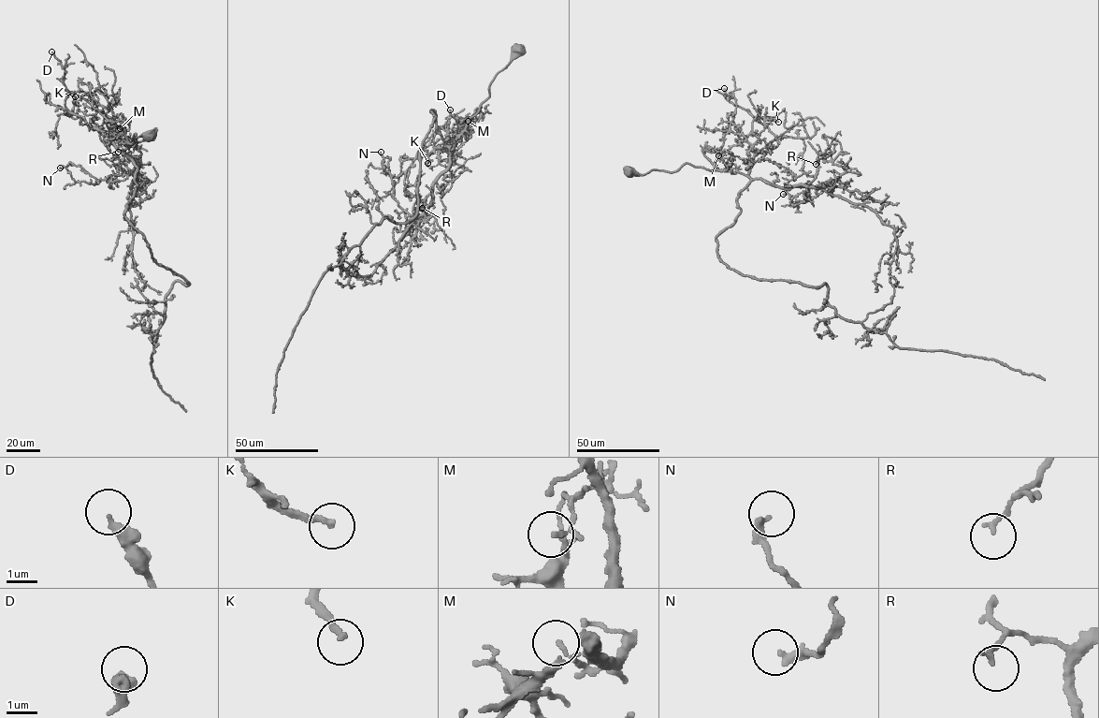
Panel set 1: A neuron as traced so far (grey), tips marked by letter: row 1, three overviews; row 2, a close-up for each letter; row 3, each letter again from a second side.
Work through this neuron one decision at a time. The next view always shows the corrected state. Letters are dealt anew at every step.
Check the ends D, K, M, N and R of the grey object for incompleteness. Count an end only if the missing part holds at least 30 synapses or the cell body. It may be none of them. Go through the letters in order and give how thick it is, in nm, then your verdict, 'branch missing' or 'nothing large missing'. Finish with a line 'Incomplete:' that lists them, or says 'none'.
D: 280 nm | nothing large missing
K: 190 nm | nothing large missing
M: 140 nm | nothing large missing
N: 280 nm | nothing large missing
R: 150 nm | nothing large missing
Incomplete: none

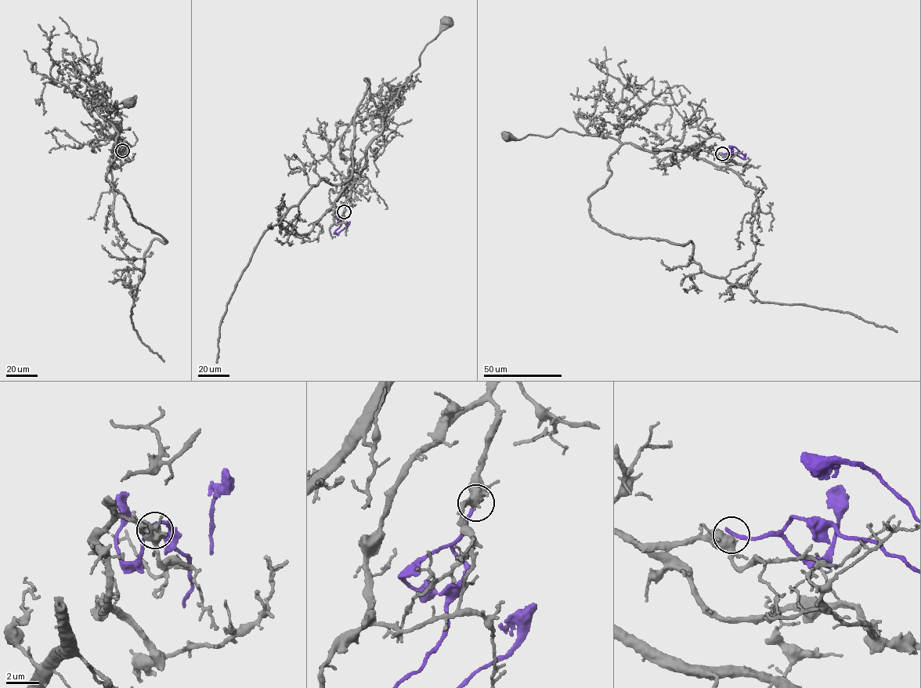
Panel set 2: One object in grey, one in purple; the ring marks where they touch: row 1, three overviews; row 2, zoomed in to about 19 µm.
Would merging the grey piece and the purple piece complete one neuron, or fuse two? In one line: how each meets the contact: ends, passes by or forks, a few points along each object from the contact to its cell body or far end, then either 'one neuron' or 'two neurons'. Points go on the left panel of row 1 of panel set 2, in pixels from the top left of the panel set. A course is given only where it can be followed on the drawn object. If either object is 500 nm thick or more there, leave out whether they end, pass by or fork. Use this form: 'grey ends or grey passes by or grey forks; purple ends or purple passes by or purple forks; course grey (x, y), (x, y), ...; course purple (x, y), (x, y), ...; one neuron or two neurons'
grey forks; purple ends; course grey (122, 150), (112, 137), (117, 128), (106, 116), (115, 101), (116, 106), (128, 107), (130, 101); course purple (122, 150), (126, 154), (124, 159), (128, 145); two neurons

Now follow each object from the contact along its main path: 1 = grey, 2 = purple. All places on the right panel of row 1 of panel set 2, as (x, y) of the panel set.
1: (722, 153), (688, 148), (650, 151), (611, 138), (561, 128), (547, 136), (514, 139), (507, 135)
2: (722, 153), (731, 152), (743, 157), (745, 155), (734, 147), (728, 146)

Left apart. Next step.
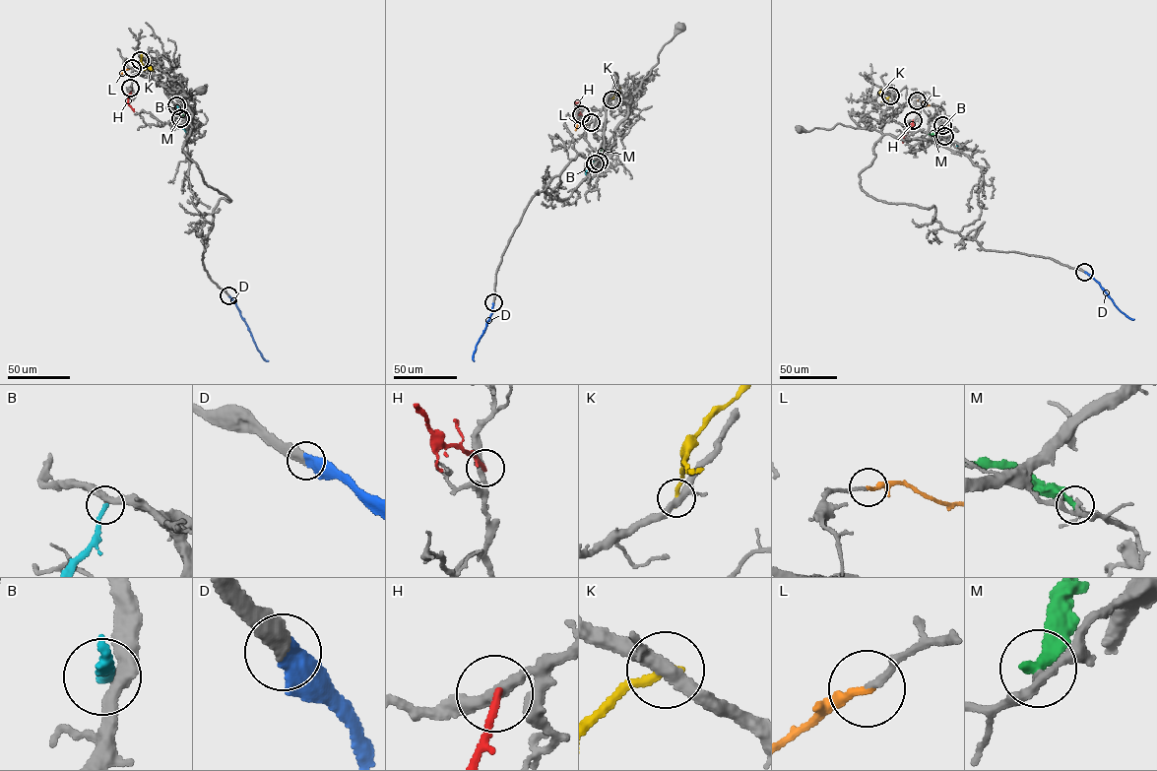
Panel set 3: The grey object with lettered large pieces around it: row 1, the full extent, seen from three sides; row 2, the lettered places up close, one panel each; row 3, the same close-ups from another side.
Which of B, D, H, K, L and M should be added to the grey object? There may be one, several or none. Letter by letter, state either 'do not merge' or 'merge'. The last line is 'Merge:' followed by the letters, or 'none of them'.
B: do not merge
D: merge
H: do not merge
K: do not merge
L: merge
M: do not merge
Merge: D, L

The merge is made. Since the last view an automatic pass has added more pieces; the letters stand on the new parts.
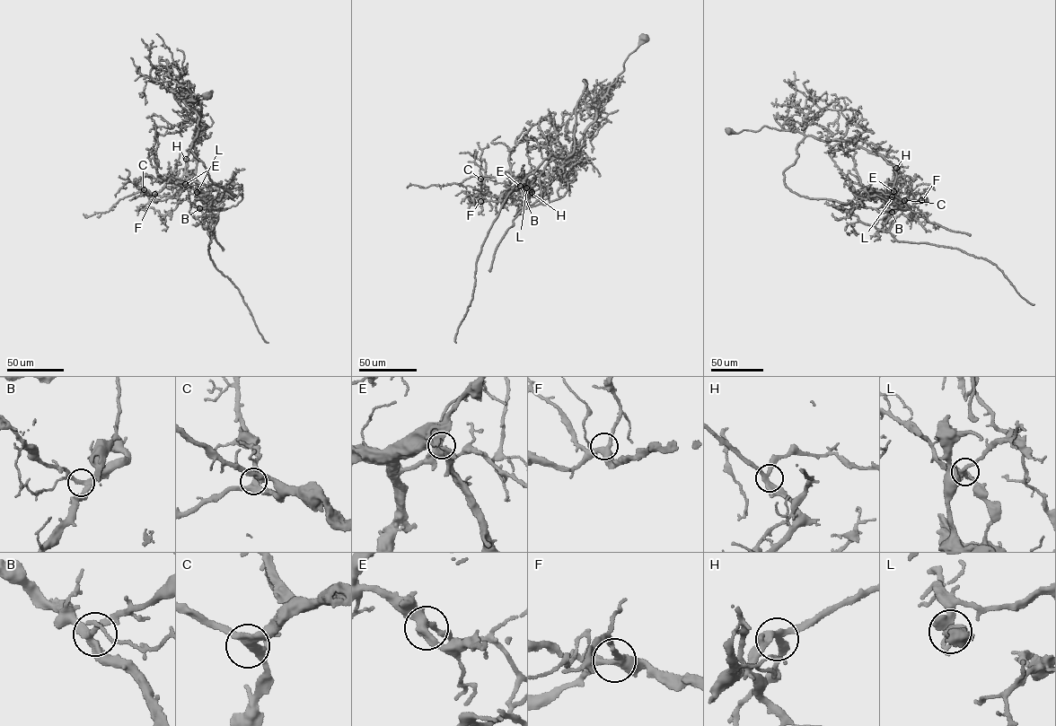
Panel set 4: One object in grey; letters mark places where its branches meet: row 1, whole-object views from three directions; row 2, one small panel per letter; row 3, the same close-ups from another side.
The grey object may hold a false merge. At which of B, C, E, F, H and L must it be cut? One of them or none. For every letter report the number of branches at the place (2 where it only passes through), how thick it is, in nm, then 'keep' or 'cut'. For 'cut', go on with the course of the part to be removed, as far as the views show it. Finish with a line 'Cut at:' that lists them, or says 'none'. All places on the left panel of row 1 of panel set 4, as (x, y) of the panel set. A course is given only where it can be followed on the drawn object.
B: 3 | 300 nm | keep
C: 3 | 320 nm | keep
E: 3 | 340 nm | keep
F: 3 | 360 nm | keep
H: 3 | 320 nm | keep
L: 3 | 320 nm | cut | (197, 192), (180, 187), (196, 181), (217, 187), (212, 208), (220, 210), (242, 197), (229, 186)
Cut at: L

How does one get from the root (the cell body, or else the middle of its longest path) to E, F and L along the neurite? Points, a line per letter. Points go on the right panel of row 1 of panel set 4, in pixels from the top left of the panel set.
E: (729, 130), (757, 131), (767, 126), (824, 141), (849, 141), (876, 153), (898, 170), (886, 186), (893, 191)
F: (729, 130), (767, 126), (849, 141), (898, 170), (886, 190), (903, 202), (921, 200)
L: (729, 130), (757, 131), (767, 126), (875, 151), (898, 170), (886, 186), (894, 192), (892, 196)

